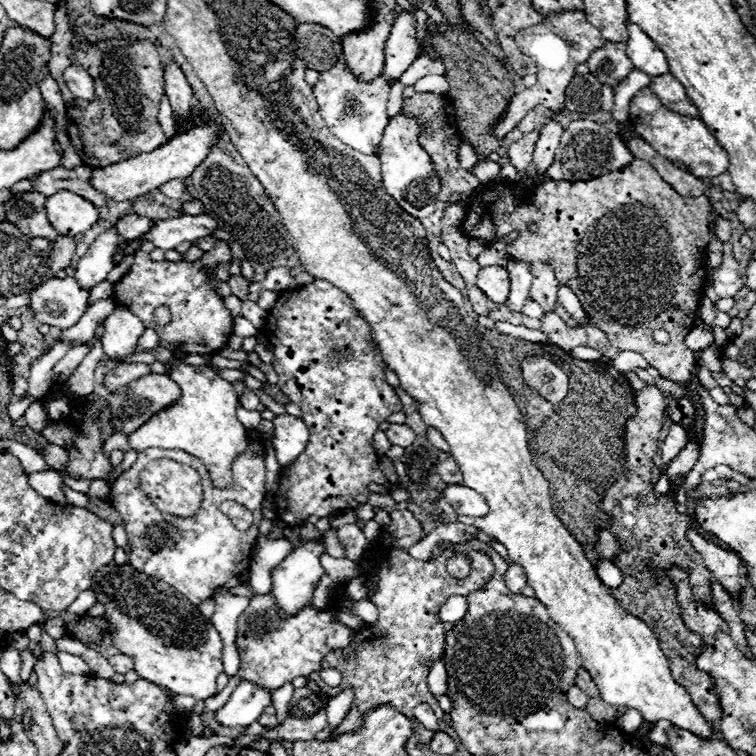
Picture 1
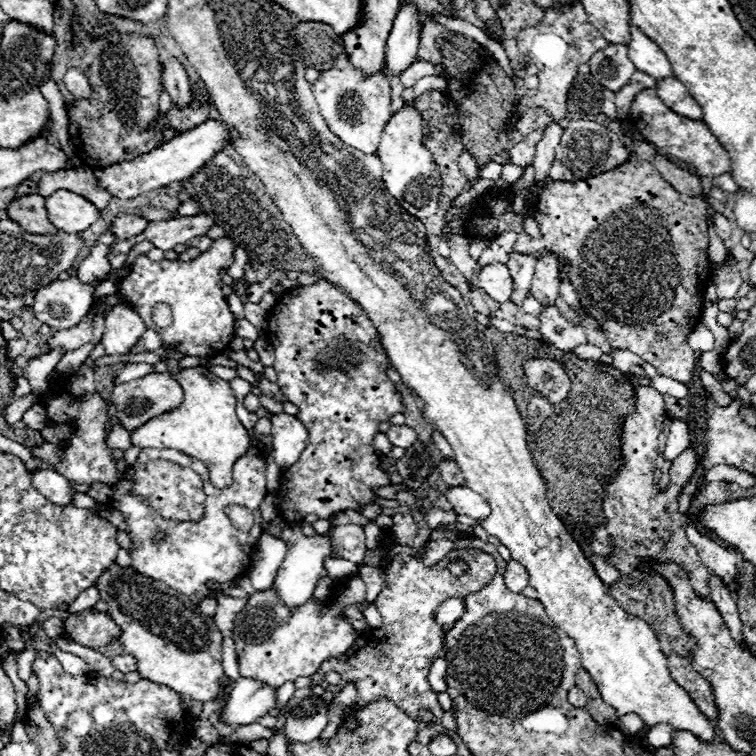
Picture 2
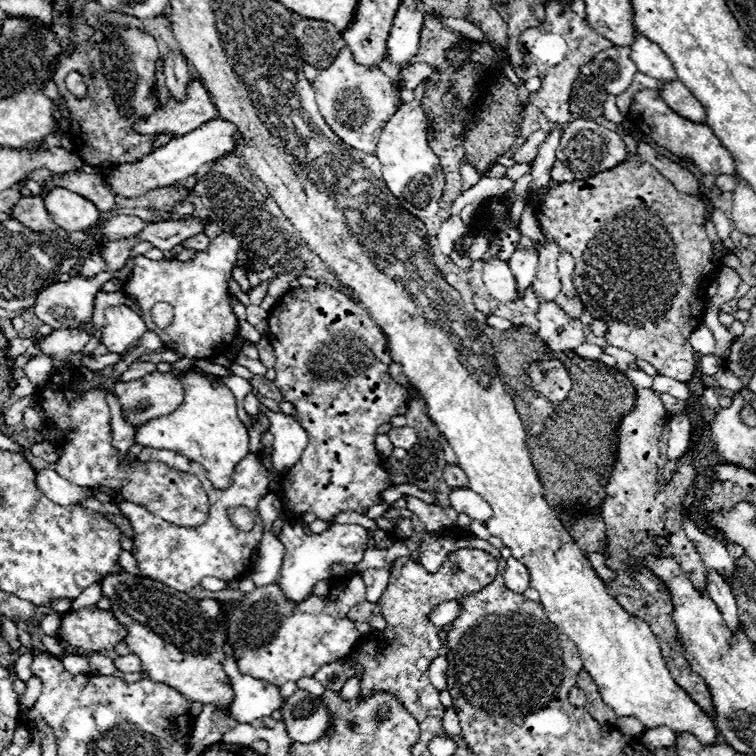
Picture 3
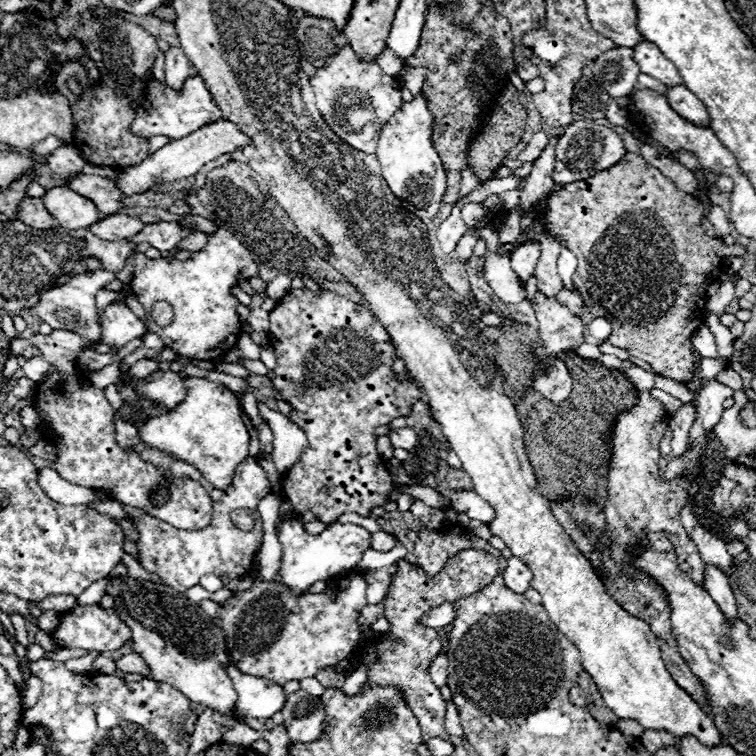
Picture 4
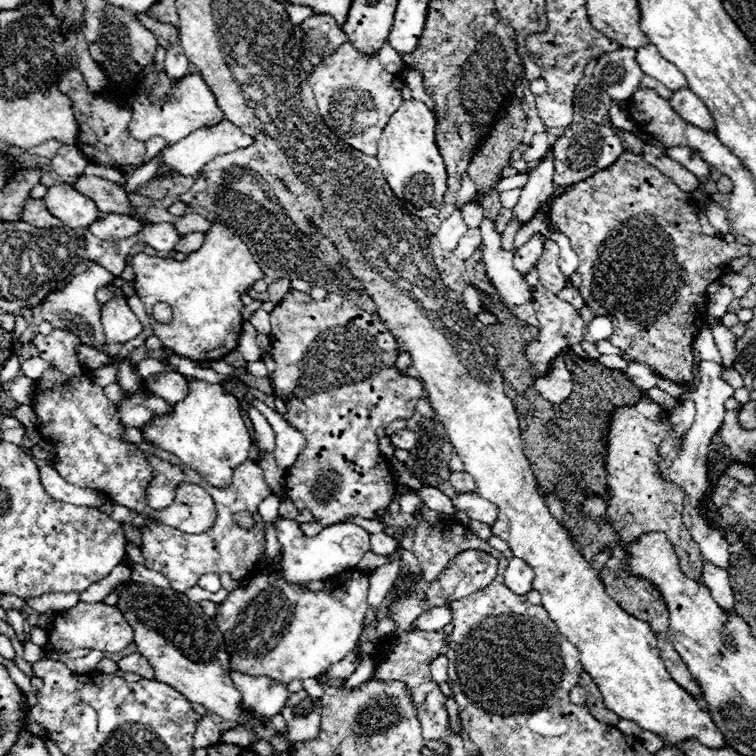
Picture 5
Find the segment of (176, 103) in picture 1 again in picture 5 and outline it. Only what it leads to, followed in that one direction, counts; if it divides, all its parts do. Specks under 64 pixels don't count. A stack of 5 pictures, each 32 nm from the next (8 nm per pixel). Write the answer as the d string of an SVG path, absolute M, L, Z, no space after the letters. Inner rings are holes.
M172 44L166 50L166 62L164 64L166 64L164 70L166 70L172 84L176 84L180 78L184 78L190 72L190 62L184 56L184 50L180 44Z

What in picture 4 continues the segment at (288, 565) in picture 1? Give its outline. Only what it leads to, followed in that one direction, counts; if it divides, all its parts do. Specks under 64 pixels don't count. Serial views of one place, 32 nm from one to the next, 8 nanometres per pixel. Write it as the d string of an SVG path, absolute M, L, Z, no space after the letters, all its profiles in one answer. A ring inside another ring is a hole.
M282 520L278 540L284 548L282 566L280 566L280 582L288 586L294 596L302 596L310 590L316 580L328 580L332 574L338 574L344 568L352 568L360 562L362 554L370 548L370 532L356 524L330 524L322 534L310 536L304 532L302 522L298 520Z

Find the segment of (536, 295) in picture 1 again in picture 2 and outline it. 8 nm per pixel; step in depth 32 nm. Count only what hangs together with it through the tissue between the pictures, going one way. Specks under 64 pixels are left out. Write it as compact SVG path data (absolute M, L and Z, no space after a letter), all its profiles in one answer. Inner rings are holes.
M554 256L540 258L536 262L536 270L534 270L534 280L532 280L530 294L542 306L550 306L558 298L558 288L560 288L560 278L558 278Z

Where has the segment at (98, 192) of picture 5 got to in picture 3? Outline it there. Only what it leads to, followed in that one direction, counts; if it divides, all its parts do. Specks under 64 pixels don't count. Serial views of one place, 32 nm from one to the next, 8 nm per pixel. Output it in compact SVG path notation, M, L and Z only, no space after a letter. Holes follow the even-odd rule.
M82 170L72 172L72 174L52 174L50 178L46 178L46 184L42 186L42 196L52 192L54 188L68 188L68 190L88 198L90 202L94 202L94 206L100 212L108 212L116 198L116 194L102 182L100 176L86 174Z

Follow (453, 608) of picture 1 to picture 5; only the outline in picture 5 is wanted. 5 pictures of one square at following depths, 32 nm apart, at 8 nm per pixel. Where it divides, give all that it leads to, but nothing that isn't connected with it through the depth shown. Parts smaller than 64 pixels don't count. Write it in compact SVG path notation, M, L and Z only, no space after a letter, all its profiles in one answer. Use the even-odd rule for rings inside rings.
M444 604L444 606L424 612L414 624L420 630L442 630L450 622L452 622L452 610L450 610L450 604Z

